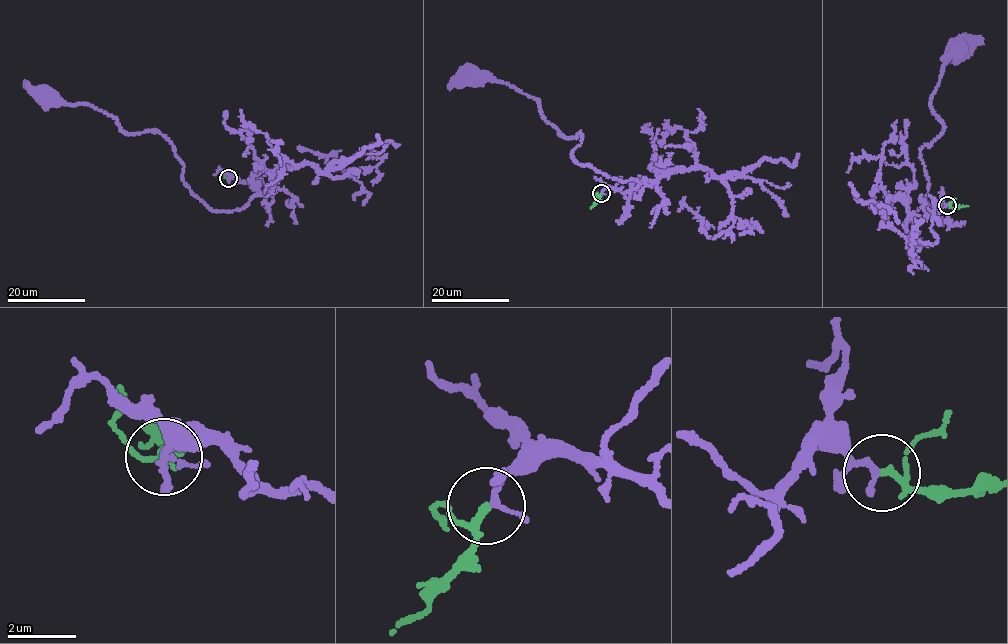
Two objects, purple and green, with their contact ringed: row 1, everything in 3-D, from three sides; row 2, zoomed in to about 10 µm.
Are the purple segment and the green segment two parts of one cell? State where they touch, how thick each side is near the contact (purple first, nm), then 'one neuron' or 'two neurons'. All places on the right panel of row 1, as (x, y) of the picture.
at (947, 205); 150 nm thick on the purple side, 170 nm on the other; one neuron

